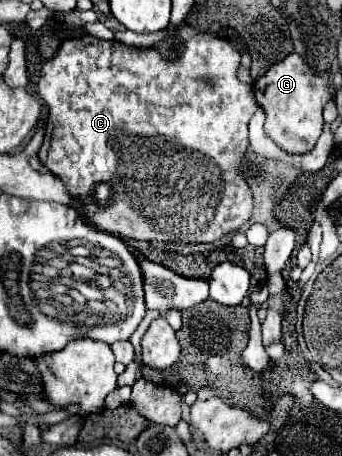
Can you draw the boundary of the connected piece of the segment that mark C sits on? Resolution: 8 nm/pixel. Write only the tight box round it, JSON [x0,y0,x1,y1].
[37,29,258,245]

